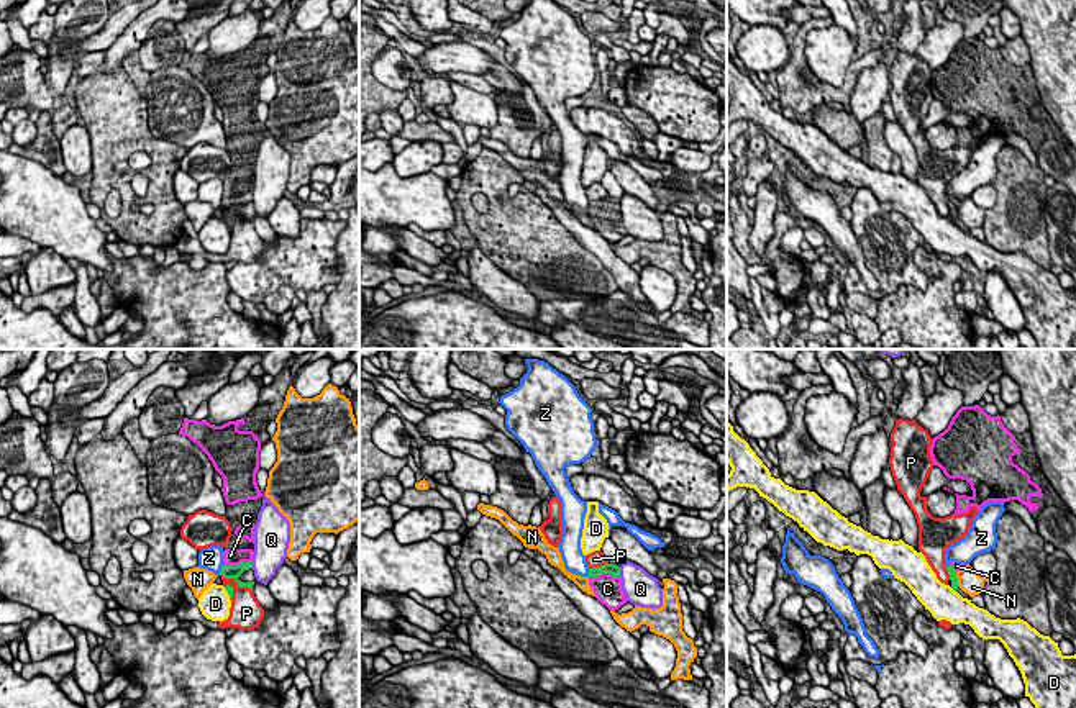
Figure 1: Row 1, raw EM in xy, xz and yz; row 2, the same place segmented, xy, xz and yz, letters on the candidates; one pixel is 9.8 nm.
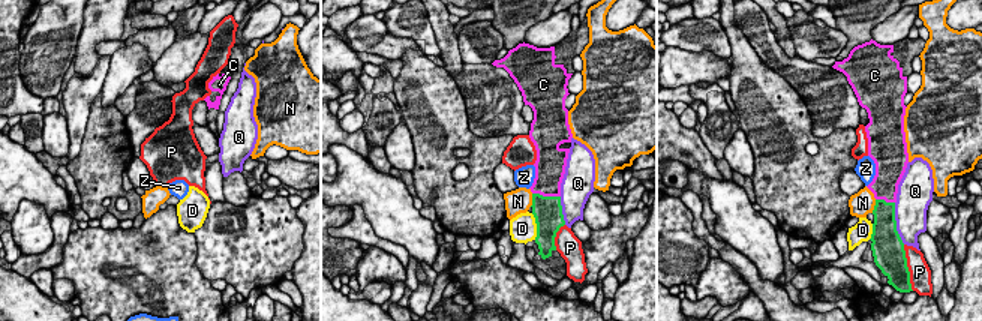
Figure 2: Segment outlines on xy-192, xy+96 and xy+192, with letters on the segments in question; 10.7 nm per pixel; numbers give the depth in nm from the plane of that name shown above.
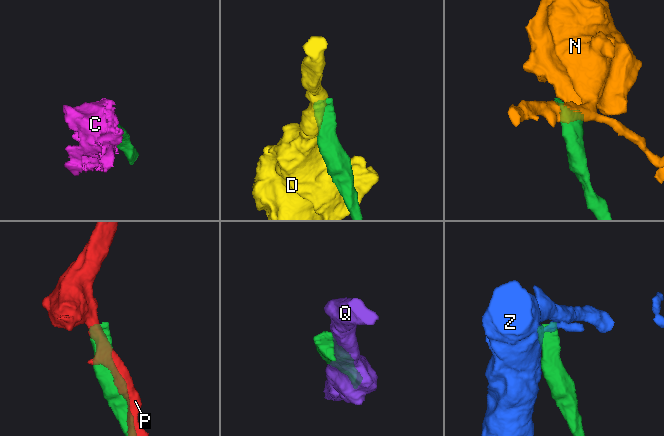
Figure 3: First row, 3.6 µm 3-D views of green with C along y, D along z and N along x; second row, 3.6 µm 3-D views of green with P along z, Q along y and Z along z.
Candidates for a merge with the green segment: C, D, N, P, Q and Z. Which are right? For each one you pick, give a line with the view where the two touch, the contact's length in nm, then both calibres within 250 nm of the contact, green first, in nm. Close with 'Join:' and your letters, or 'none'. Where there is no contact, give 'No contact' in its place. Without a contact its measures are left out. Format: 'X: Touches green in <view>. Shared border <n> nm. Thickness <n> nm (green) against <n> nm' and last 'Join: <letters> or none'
C: Touches green in xz. Shared border 320 nm. Thickness 120 nm (green) against 280 nm
Join: C

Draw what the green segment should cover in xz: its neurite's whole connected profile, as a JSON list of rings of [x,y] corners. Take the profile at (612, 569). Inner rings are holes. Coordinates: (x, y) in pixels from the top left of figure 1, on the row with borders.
[[[607,562],[602,567],[589,569],[587,579],[594,597],[609,610],[615,611],[627,603],[625,593],[622,590],[618,565]]]

